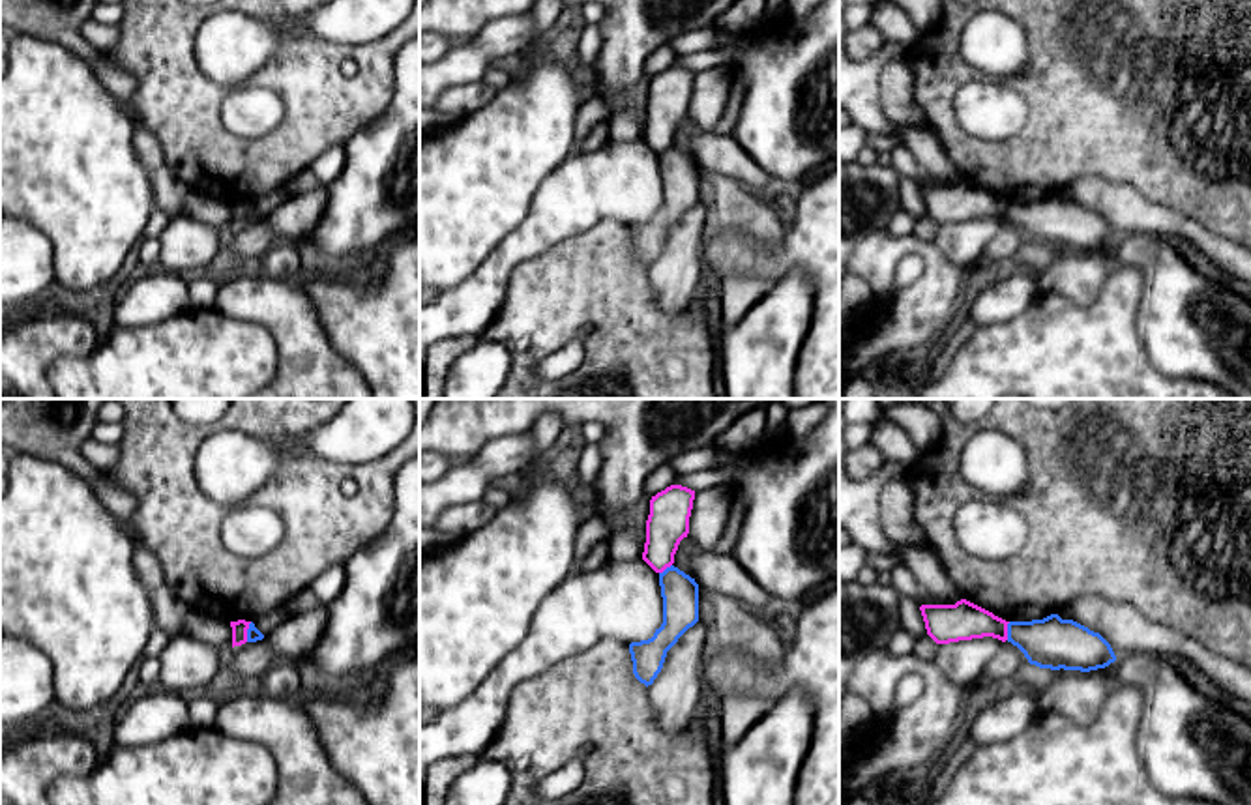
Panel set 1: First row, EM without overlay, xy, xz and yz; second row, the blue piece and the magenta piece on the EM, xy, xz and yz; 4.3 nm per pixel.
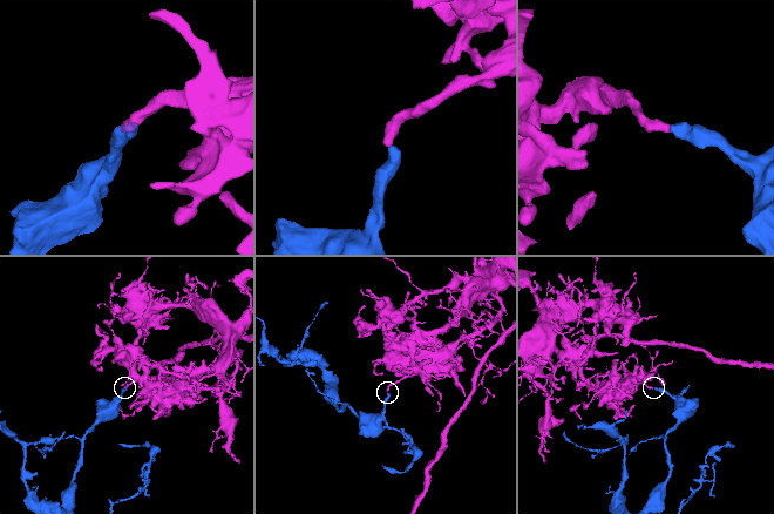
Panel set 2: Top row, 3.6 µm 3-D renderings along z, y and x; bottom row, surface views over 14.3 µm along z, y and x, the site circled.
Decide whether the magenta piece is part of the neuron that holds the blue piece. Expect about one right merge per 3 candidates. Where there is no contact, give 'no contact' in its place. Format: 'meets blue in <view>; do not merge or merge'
meets blue in xy; do not merge

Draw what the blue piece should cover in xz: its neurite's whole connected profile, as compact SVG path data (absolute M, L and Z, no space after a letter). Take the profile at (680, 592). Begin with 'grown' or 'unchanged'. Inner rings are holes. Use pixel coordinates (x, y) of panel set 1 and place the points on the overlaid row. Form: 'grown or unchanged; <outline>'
unchanged; M670 565L659 573L663 623L654 637L629 644L635 678L646 687L663 668L667 651L699 622L699 584Z

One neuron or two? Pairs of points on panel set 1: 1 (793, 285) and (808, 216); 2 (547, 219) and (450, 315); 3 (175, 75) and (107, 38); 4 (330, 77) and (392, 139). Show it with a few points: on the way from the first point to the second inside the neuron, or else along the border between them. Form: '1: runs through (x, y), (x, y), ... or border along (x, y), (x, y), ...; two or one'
1: border along (776, 279), (802, 272), (811, 283), (813, 313); two
2: runs through (523, 244), (474, 292); one
3: border along (118, 27), (118, 38), (103, 53); two
4: border along (394, 79), (392, 102), (343, 145); two

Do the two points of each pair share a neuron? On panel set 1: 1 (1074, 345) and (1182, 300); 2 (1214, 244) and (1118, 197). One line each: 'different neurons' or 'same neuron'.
1: different neurons
2: same neuron

